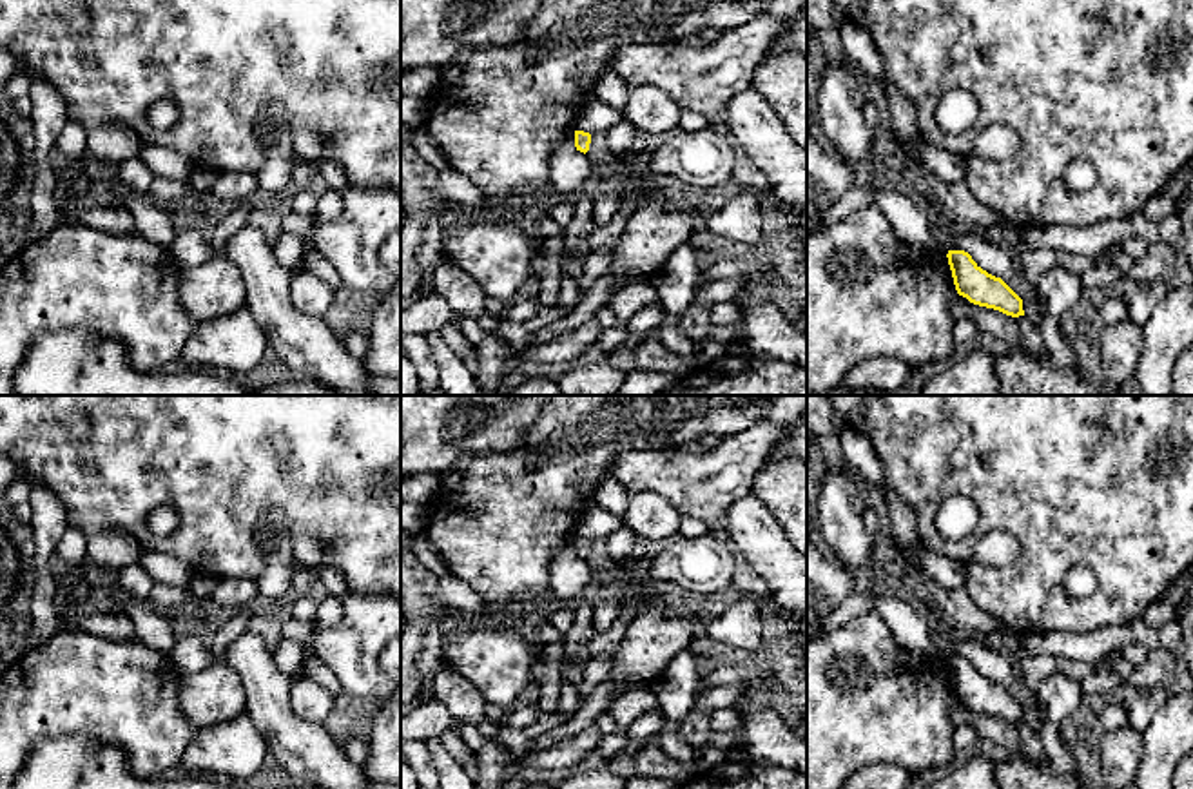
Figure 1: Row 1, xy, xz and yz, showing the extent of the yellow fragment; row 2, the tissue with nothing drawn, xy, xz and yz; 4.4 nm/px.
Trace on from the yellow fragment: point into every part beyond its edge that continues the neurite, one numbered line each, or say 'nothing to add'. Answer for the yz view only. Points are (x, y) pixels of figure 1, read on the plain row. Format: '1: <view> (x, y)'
nothing to add

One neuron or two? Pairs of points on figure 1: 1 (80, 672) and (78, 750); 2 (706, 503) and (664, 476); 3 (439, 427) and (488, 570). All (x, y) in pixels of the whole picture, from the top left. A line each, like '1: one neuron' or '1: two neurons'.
1: two neurons
2: one neuron
3: two neurons

